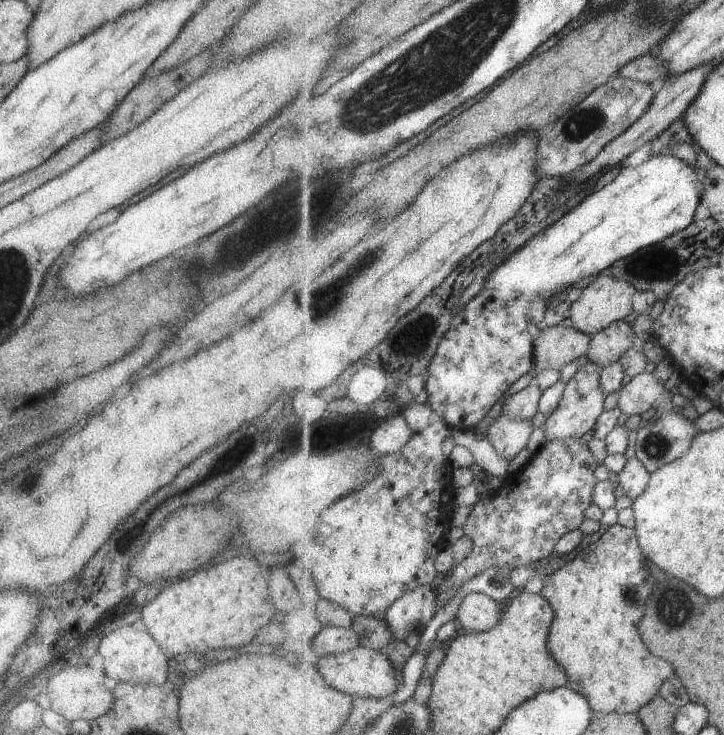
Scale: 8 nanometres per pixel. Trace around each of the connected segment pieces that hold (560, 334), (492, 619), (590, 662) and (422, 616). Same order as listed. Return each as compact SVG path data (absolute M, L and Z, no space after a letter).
M569 321L543 329L535 340L534 372L562 369L569 362L586 355L593 336L575 328Z
M473 592L458 598L457 619L460 624L474 632L486 632L501 622L505 603L487 596L487 594Z
M614 524L613 526L607 527L596 542L582 548L575 558L563 568L555 571L552 575L544 577L544 582L545 588L543 588L541 595L552 605L556 613L556 620L553 622L552 632L549 634L548 646L553 658L555 658L559 664L563 664L565 670L569 672L569 684L567 684L569 689L573 688L574 692L587 697L595 714L603 715L612 714L613 712L617 712L618 714L638 714L641 708L647 706L647 704L659 694L659 690L661 690L661 686L665 684L665 680L675 674L675 668L673 668L673 664L669 664L667 660L663 660L663 658L659 658L659 656L653 656L653 654L649 652L649 648L643 644L643 638L641 638L641 634L639 634L639 626L637 626L637 624L639 624L639 620L645 616L647 600L649 600L649 596L653 594L653 588L655 588L656 582L655 578L651 576L651 572L647 570L647 558L645 558L645 554L641 549L636 528L625 528L625 526L621 526L621 524Z
M429 585L401 596L383 615L393 630L394 638L403 641L409 634L420 634L437 614L437 596L437 591Z

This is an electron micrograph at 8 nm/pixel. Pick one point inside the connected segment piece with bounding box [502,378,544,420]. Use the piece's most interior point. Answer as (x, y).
(524, 405)

